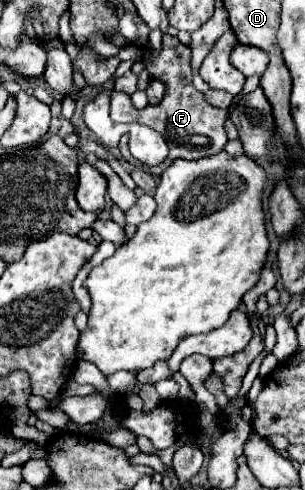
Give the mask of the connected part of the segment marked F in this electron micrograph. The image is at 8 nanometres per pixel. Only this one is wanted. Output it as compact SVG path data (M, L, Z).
M165 34L163 36L163 46L161 46L159 54L153 60L144 60L144 64L146 70L153 78L159 78L167 86L161 104L147 106L145 110L135 110L131 106L131 98L127 94L121 94L121 92L113 90L111 92L111 118L115 122L137 122L137 124L145 124L145 126L161 132L165 136L167 144L169 144L169 156L159 166L141 164L127 150L129 136L123 136L121 138L121 144L119 144L121 156L129 164L141 166L143 170L147 170L153 176L161 176L161 172L173 160L177 160L177 158L183 158L183 160L199 160L199 158L213 156L213 154L221 152L223 146L227 144L227 134L225 134L225 128L223 128L223 120L227 118L227 110L213 108L211 104L205 102L205 96L193 88L193 84L191 84L191 50L189 50L189 46L185 46L183 42L179 42L179 38L175 38L171 34Z

